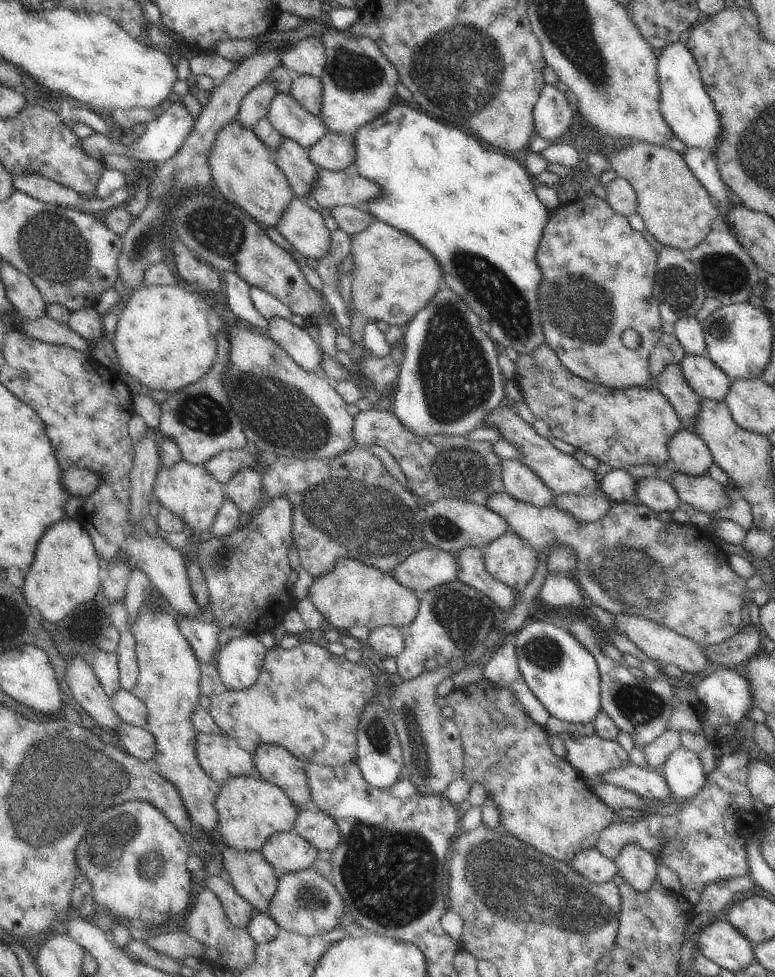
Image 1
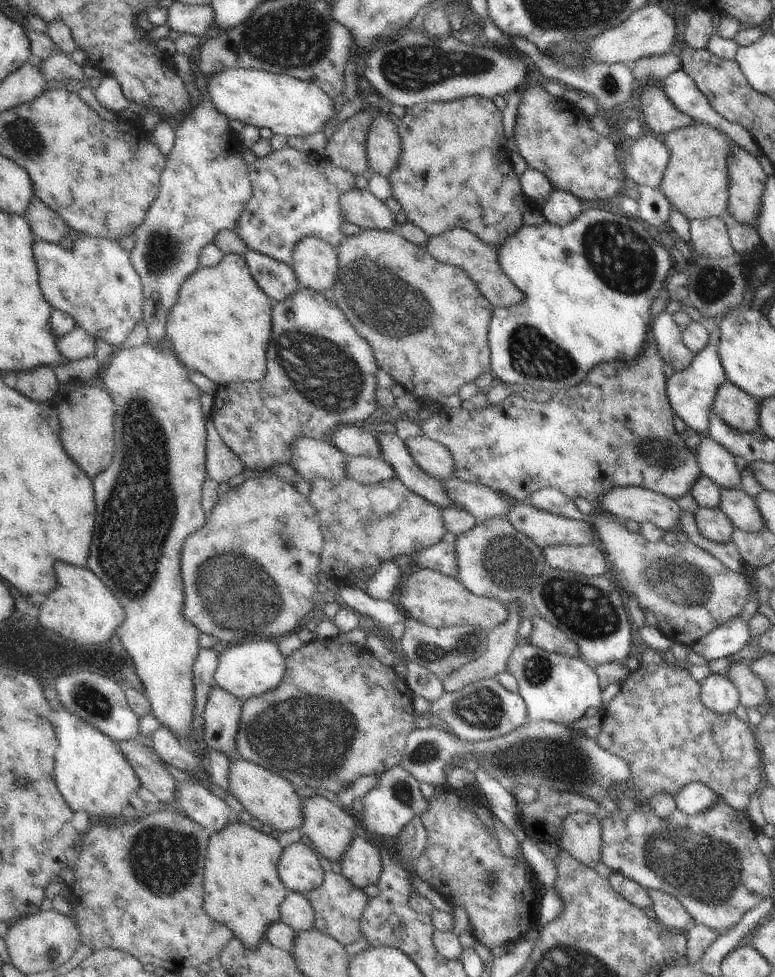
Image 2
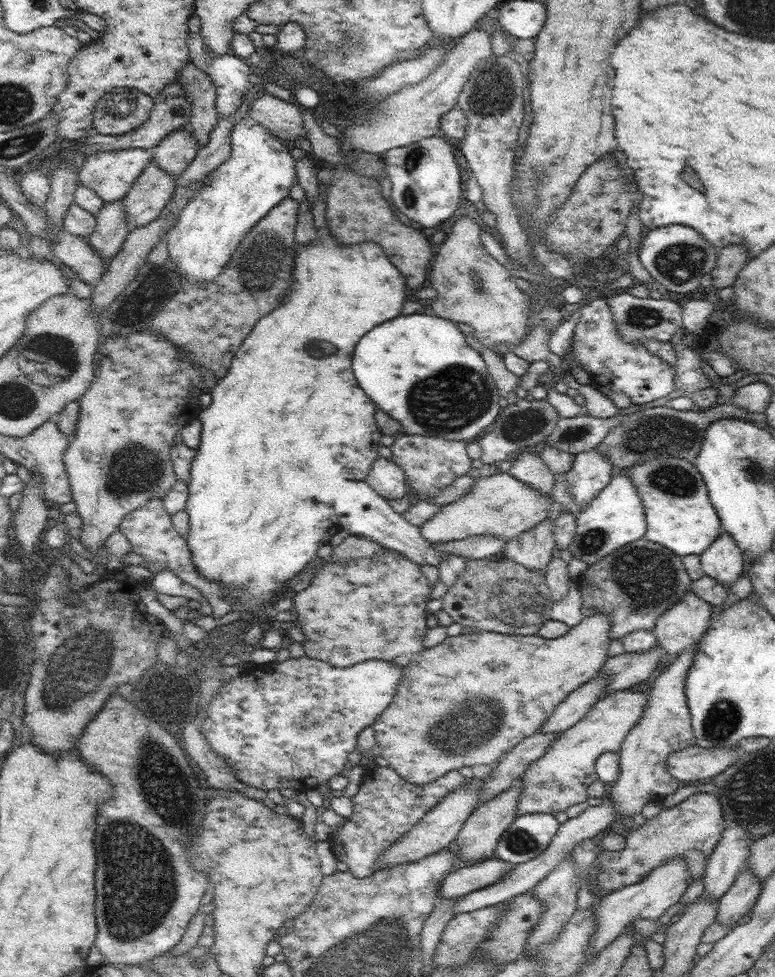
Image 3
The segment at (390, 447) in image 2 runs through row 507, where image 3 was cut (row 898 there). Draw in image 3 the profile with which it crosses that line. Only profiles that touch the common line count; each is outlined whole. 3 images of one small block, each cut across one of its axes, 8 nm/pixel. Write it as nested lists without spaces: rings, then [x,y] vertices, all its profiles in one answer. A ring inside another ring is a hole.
[[[495,857],[476,864],[458,866],[444,875],[438,894],[442,898],[457,898],[498,881],[510,871],[512,864],[506,864]]]

